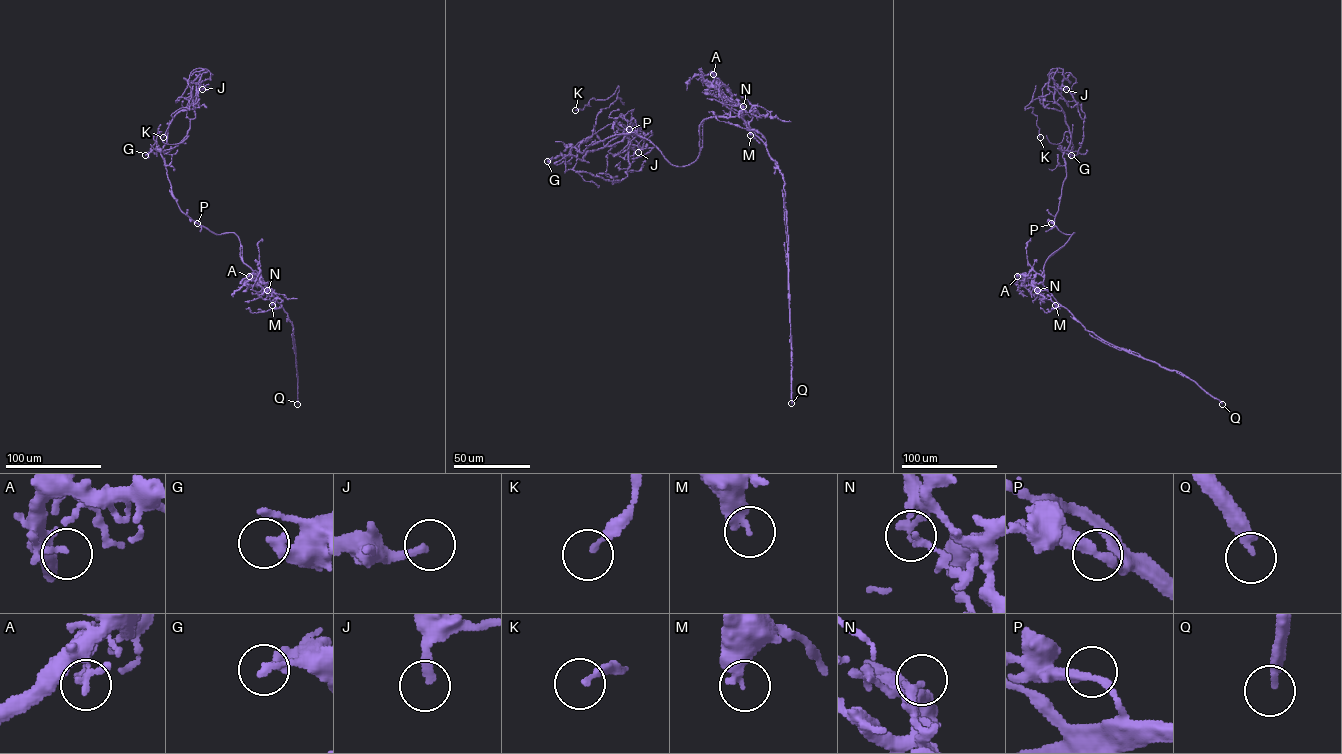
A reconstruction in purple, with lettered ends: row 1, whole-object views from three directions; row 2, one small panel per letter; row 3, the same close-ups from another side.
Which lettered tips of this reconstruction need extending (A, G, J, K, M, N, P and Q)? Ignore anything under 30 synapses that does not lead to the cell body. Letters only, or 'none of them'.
J, Q

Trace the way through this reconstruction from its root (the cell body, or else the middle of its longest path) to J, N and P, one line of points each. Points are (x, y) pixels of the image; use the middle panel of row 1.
J: (600, 141), (571, 154), (582, 160), (628, 133), (638, 152)
N: (600, 141), (635, 133), (672, 164), (685, 166), (699, 154), (702, 121), (715, 116), (742, 117), (743, 106)
P: (600, 141), (626, 134), (629, 129)

